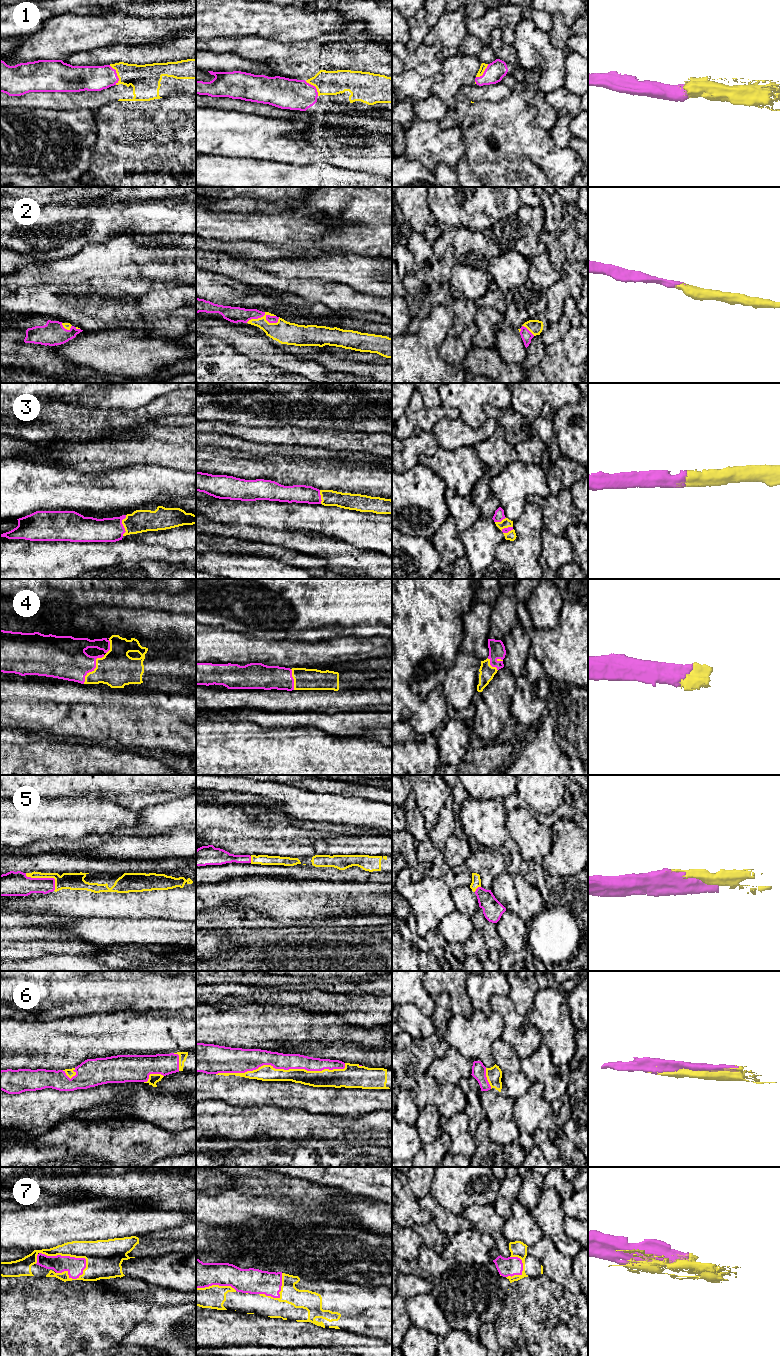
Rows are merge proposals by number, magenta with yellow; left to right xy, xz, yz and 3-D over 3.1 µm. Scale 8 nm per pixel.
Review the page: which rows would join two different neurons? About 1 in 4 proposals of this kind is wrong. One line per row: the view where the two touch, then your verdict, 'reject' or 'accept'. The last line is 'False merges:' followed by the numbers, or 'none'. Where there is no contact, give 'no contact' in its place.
1: meets magenta in xy; accept
2: meets magenta in xz; accept
3: meets magenta in xy; accept
4: meets magenta in xy; accept
5: meets magenta in xy; accept
6: meets magenta in xz; accept
7: meets magenta in xy; accept
False merges: none

